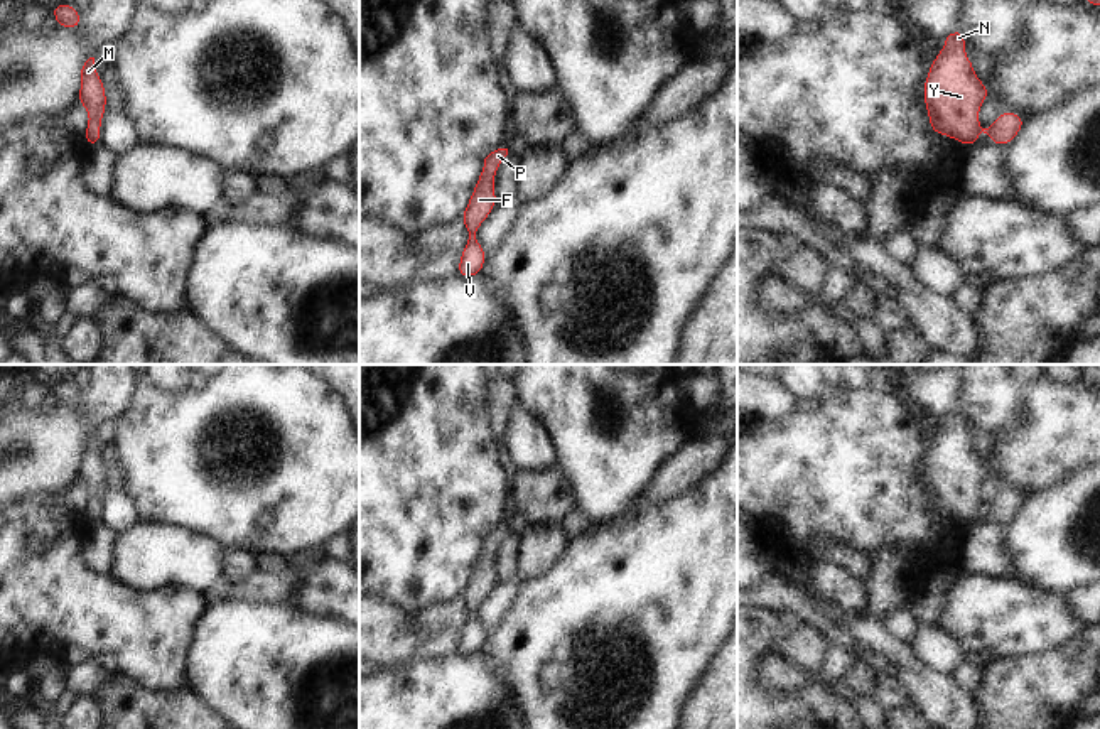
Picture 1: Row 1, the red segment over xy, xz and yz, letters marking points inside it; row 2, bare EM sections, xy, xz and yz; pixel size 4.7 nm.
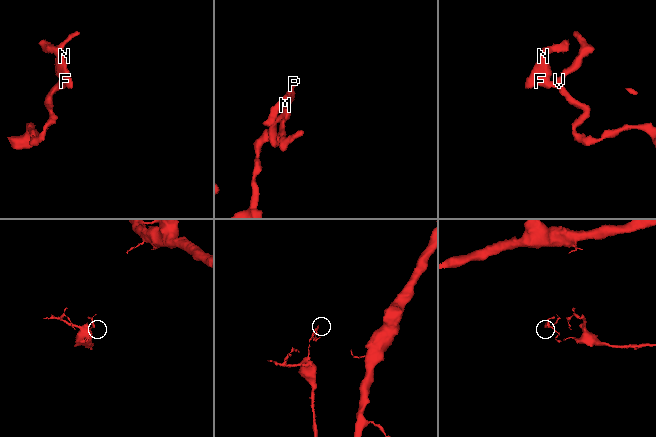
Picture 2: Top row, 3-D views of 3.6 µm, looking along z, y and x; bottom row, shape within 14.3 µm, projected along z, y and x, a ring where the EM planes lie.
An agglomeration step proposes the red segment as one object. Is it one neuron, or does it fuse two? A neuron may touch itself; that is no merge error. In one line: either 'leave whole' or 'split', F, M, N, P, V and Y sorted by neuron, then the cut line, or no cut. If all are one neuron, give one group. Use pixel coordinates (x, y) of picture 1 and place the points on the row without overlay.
leave whole; F M N P V Y; no cut

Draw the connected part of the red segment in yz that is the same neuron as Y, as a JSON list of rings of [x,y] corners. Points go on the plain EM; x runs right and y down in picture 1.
[[[955,407],[943,415],[945,427],[931,439],[923,464],[923,478],[930,494],[930,508],[975,525],[979,511],[990,515],[992,523],[1009,523],[1026,503],[1021,491],[1000,489],[995,501],[980,506],[980,483],[989,476],[987,461],[977,457],[963,422],[970,418]]]

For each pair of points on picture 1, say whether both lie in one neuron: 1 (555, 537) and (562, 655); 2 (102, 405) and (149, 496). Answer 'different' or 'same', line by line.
1: different
2: different

